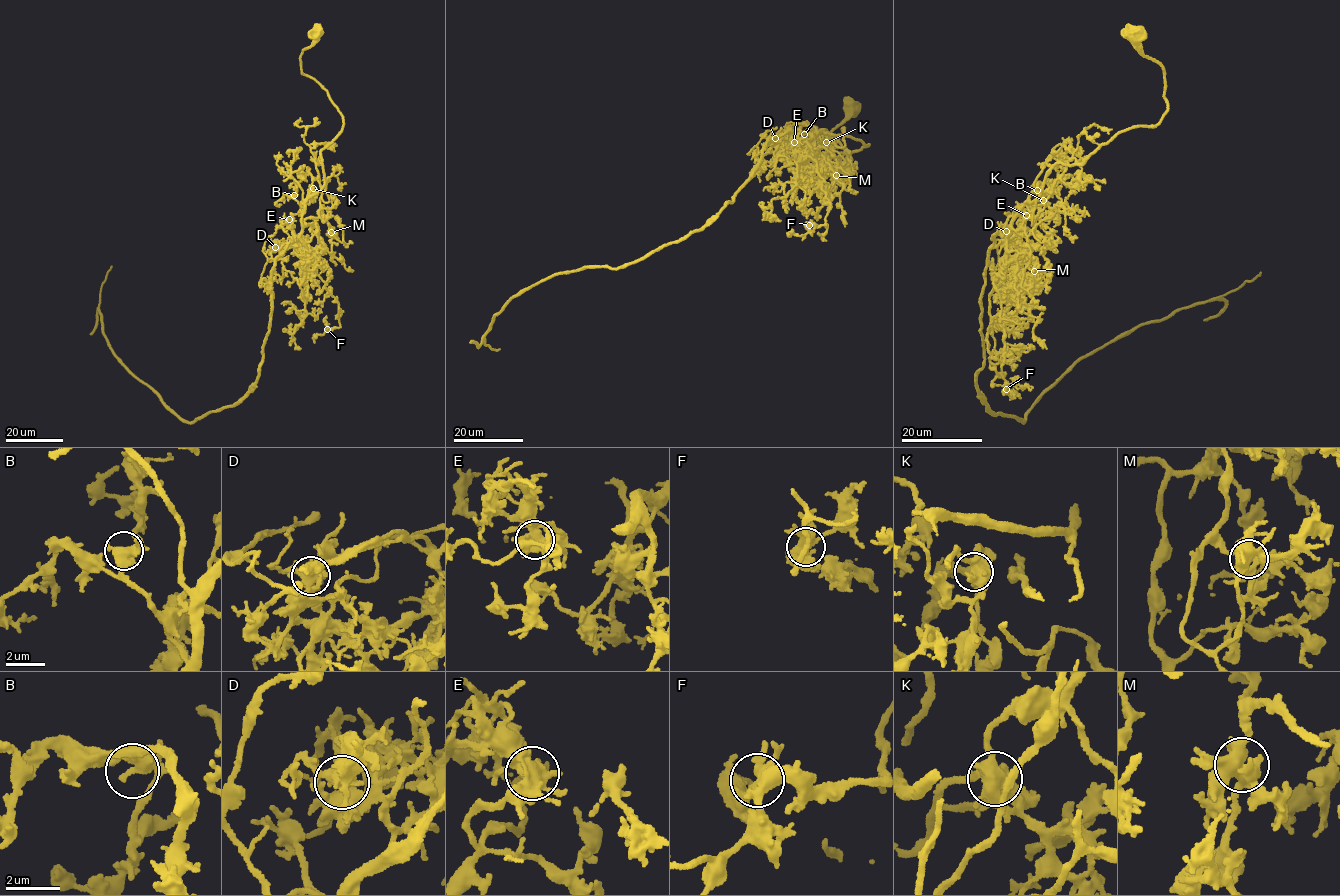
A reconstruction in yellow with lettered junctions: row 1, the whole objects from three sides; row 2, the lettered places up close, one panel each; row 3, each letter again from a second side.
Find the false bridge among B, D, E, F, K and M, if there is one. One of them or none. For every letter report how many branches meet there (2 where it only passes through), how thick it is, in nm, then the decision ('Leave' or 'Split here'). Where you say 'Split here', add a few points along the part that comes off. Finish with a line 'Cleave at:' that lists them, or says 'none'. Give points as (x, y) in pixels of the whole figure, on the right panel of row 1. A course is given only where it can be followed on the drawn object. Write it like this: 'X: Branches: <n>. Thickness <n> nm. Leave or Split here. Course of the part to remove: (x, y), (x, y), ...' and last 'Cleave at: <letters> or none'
B: Branches: 5. Thickness 400 nm. Leave
D: Branches: 5. Thickness 480 nm. Leave
E: Branches: 5. Thickness 480 nm. Split here. Course of the part to remove: (1026, 215), (1014, 211), (992, 237), (976, 390), (988, 410), (1024, 421), (1075, 361), (1260, 273)
F: Branches: 5. Thickness 440 nm. Leave
K: Branches: 5. Thickness 500 nm. Leave
M: Branches: 5. Thickness 480 nm. Leave
Cleave at: E

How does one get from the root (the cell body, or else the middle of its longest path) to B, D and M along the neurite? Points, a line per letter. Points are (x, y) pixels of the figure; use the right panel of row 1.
B: (1134, 37), (1139, 53), (1162, 67), (1165, 114), (1120, 132), (1082, 163), (1057, 163), (1037, 190)
D: (1134, 37), (1162, 67), (1165, 114), (1082, 163), (1054, 165), (1013, 221), (1014, 241), (1006, 231)
M: (1134, 37), (1162, 67), (1165, 114), (1082, 163), (1053, 166), (1011, 225), (1027, 228), (1034, 271)

